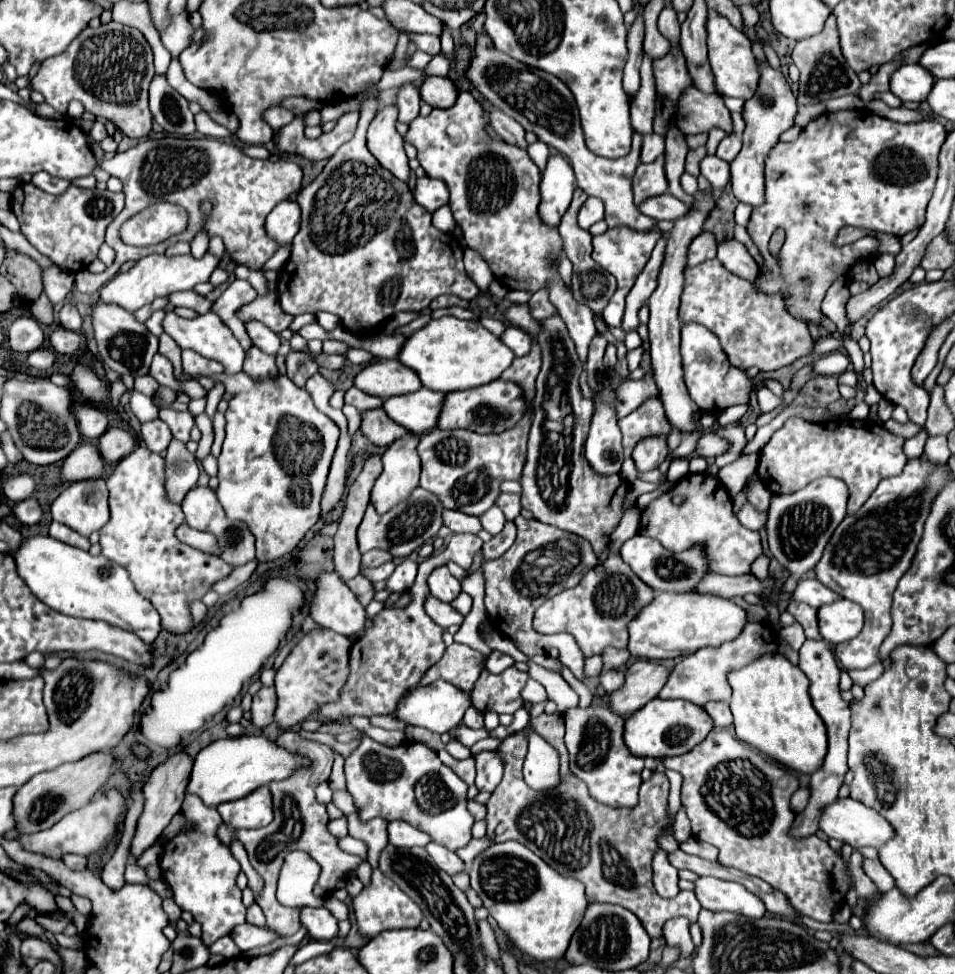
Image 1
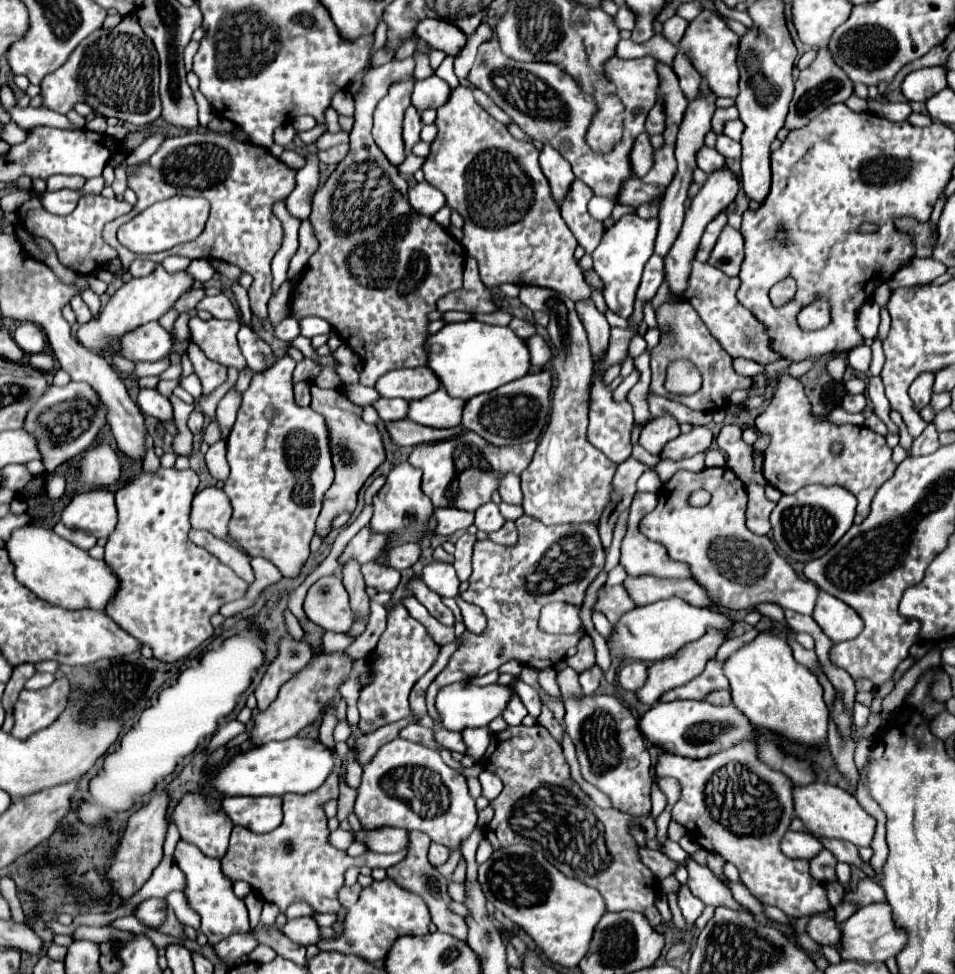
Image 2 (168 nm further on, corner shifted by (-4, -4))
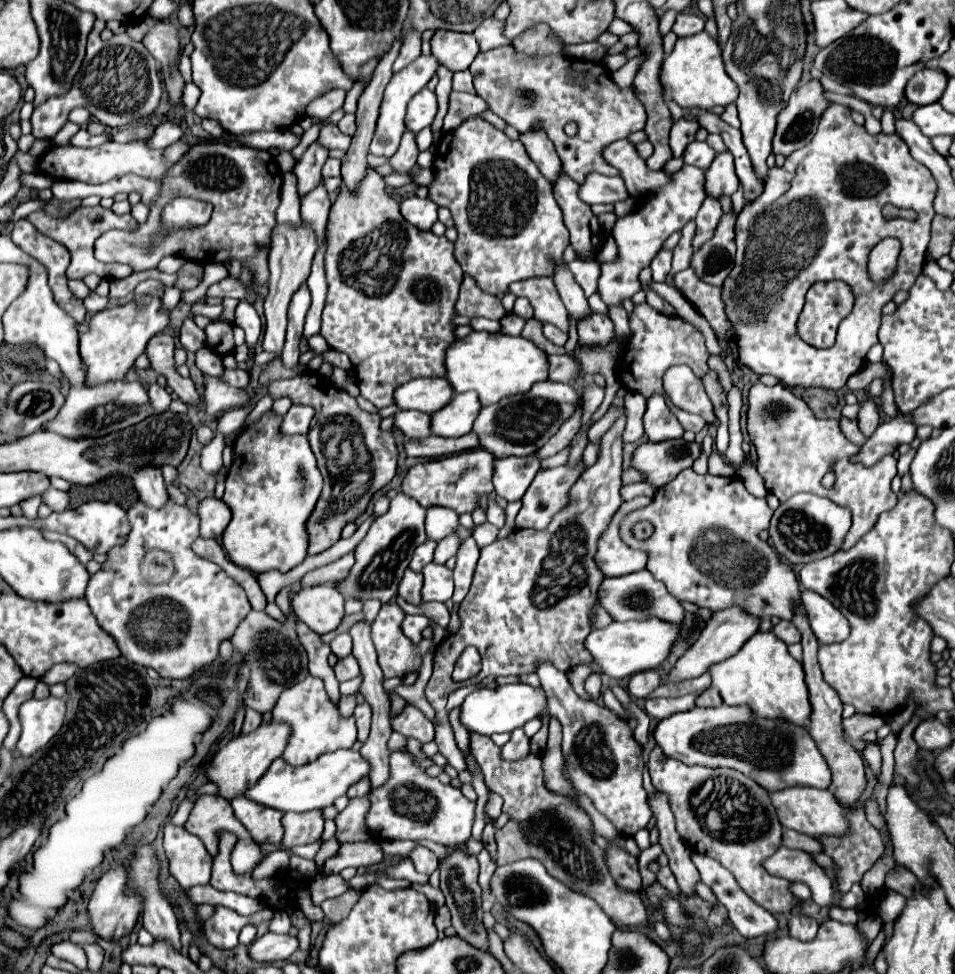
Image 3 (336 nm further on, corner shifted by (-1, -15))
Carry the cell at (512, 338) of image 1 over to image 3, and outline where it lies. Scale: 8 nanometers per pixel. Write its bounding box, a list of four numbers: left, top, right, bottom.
[550,356,580,382]

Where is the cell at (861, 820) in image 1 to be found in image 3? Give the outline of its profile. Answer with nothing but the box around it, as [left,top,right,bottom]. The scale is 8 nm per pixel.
[770,786,848,836]

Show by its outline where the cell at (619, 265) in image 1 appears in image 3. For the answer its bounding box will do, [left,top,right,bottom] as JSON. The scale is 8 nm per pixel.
[598,164,706,304]

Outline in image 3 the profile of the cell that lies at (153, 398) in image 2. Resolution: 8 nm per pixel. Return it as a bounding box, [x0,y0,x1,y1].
[148,384,172,412]

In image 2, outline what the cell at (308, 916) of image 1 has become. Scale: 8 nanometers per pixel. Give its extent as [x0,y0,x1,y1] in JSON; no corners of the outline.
[285,917,321,945]

